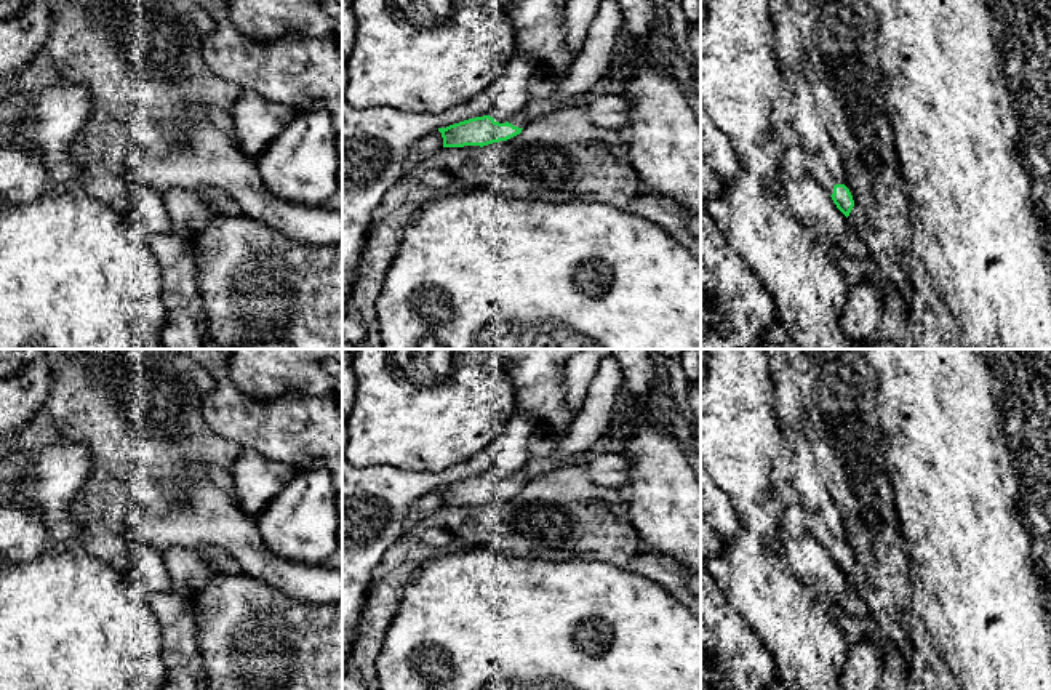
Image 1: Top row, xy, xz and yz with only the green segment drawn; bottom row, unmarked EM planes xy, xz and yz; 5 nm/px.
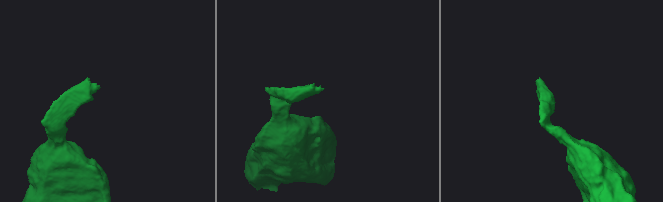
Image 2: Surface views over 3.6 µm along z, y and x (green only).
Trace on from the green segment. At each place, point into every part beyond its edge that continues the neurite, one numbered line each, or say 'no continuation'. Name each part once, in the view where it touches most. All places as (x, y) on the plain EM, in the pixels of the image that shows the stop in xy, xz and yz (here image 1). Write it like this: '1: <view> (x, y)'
1: xz (519, 477)

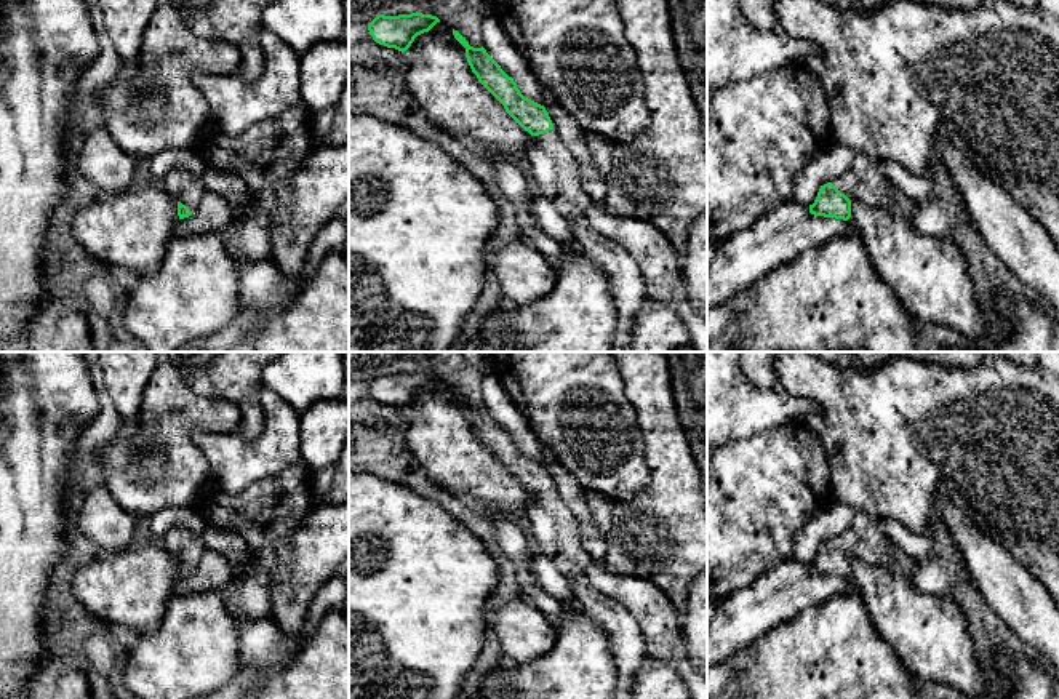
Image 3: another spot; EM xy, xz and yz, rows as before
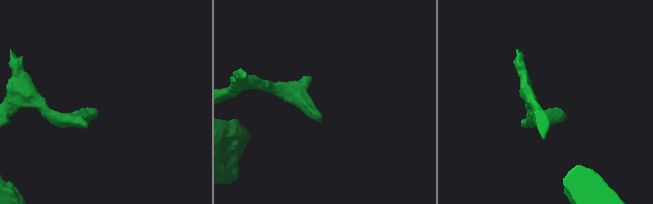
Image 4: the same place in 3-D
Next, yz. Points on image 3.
1: yz (864, 541)

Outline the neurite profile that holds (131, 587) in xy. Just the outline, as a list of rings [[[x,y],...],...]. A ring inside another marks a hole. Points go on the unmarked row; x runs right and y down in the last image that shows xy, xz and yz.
[[[160,542],[134,544],[122,552],[104,552],[98,560],[78,568],[72,581],[72,593],[88,614],[104,625],[120,624],[147,635],[160,625],[178,579],[178,558]]]

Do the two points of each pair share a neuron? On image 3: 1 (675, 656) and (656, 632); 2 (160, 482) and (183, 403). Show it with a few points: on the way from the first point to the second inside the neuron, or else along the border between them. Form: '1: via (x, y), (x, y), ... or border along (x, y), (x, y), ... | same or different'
1: via (671, 650), (663, 639) | same
2: via (160, 463), (160, 439), (167, 423) | same

